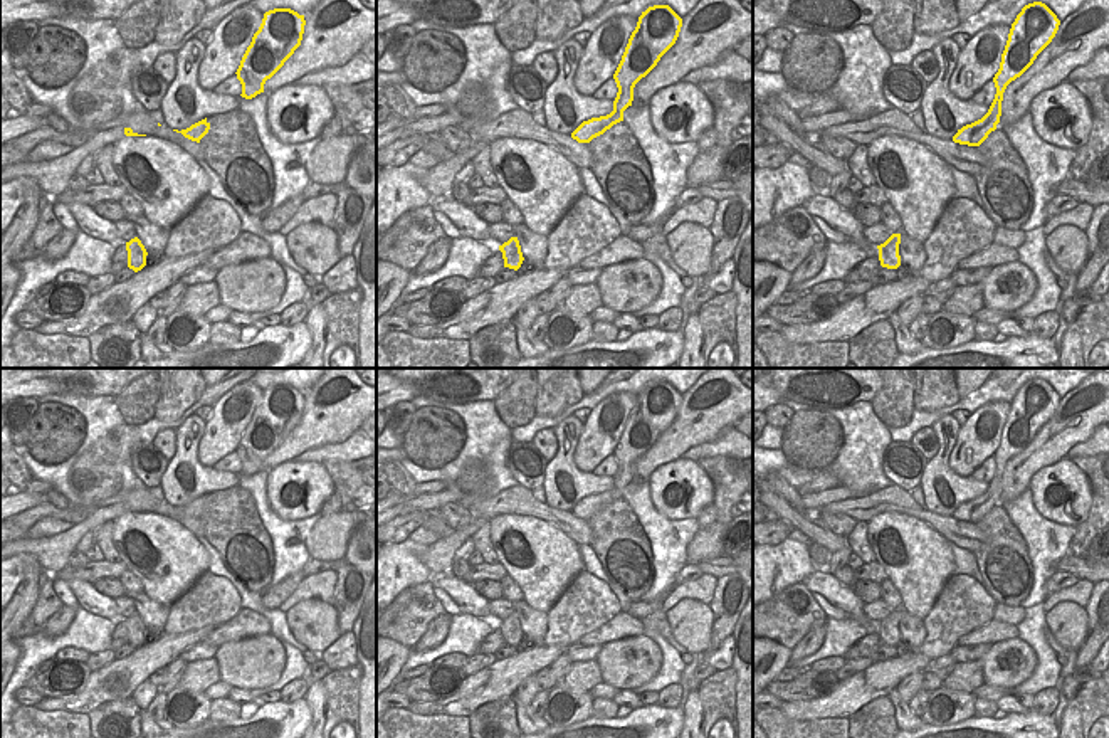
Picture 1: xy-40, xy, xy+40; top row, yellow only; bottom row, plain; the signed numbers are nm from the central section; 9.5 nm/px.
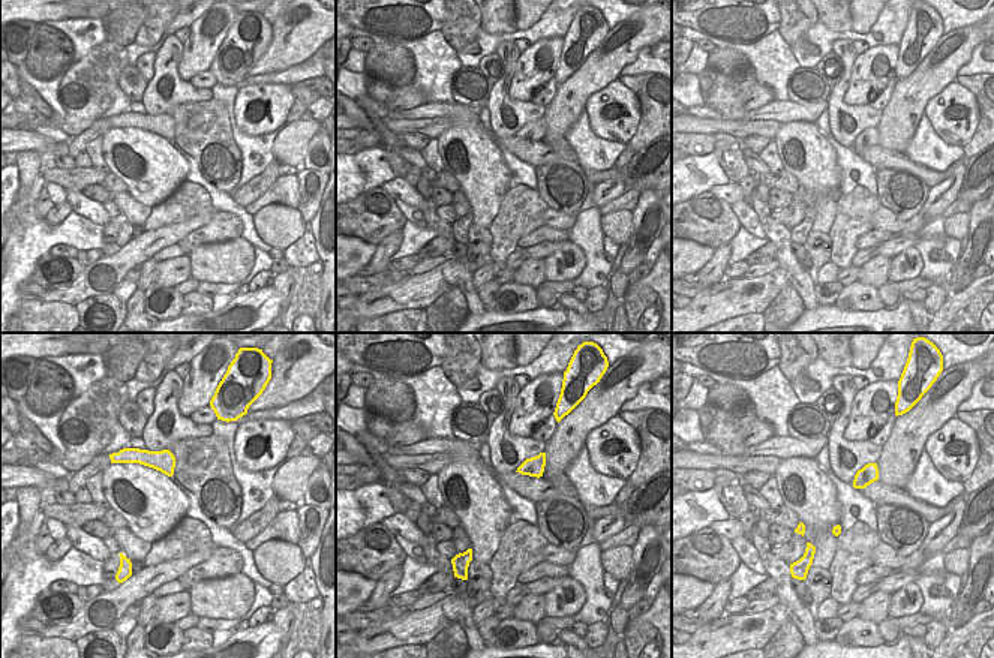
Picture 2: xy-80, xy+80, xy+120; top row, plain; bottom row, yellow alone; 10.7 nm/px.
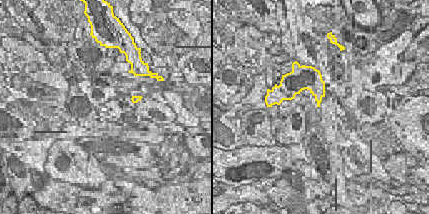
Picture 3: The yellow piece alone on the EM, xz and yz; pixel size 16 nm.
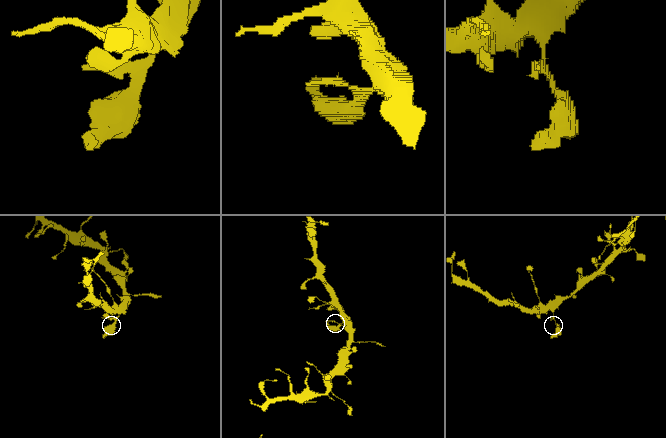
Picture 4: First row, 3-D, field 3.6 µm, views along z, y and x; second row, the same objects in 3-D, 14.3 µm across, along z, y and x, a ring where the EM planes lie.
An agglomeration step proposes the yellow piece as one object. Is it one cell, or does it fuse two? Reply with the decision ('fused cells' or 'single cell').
single cell

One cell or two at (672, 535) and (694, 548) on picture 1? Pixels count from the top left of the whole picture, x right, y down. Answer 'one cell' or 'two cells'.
two cells

